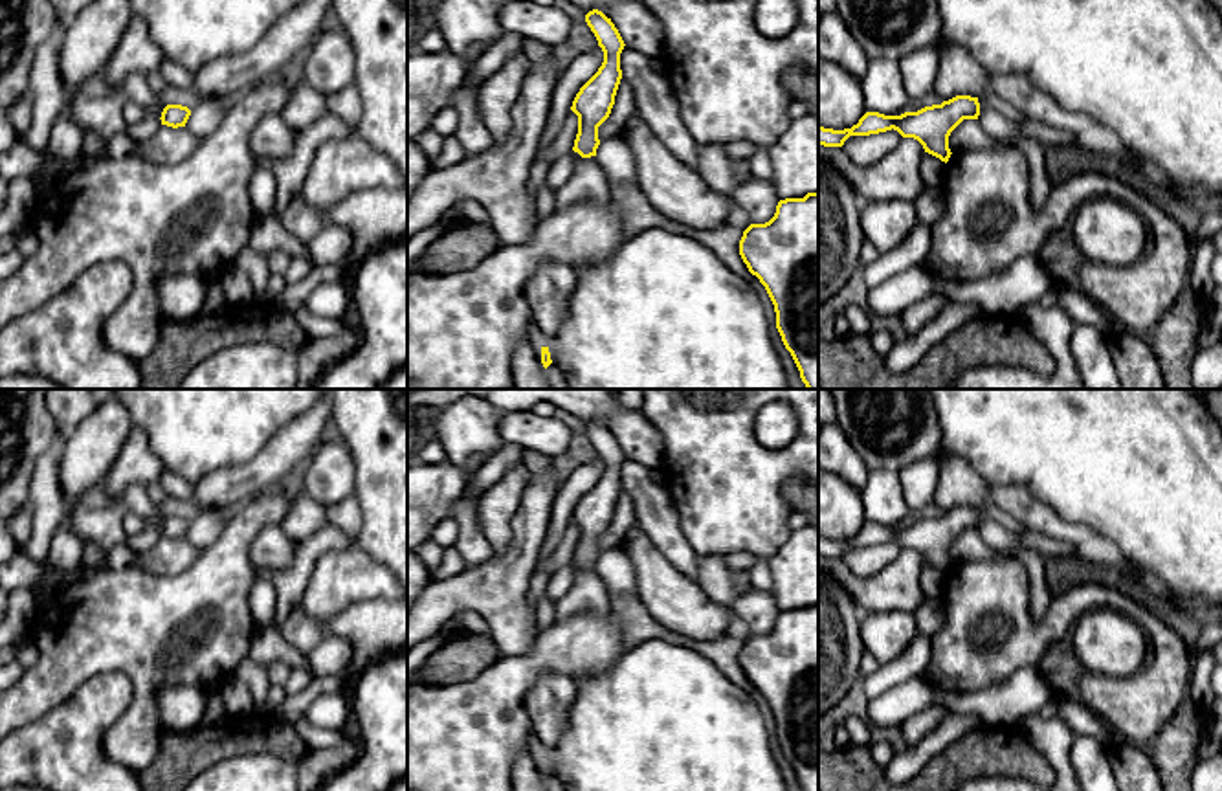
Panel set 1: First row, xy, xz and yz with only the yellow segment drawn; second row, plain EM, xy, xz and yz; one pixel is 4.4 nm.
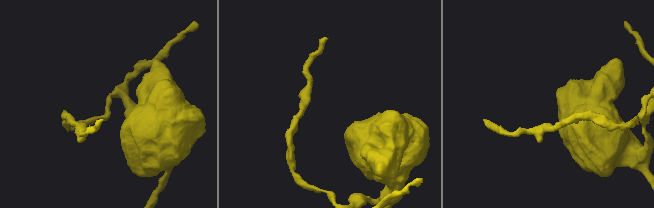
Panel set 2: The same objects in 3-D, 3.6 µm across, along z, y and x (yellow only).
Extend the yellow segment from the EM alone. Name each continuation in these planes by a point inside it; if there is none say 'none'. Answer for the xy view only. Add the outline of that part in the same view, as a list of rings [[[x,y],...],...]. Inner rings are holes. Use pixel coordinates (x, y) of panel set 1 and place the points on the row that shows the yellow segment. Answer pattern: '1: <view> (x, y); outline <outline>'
none

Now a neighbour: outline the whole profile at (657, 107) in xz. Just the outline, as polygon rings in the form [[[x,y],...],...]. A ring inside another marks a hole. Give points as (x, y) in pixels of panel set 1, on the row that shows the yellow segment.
[[[624,46],[622,79],[635,94],[637,116],[655,132],[661,143],[690,167],[699,163],[699,143],[686,130],[677,97],[668,79],[651,68],[651,59]]]

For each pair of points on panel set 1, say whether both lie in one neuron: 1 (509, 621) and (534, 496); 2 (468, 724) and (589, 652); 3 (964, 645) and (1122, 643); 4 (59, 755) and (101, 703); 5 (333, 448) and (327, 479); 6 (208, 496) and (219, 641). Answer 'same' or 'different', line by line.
1: same
2: same
3: different
4: same
5: same
6: different

